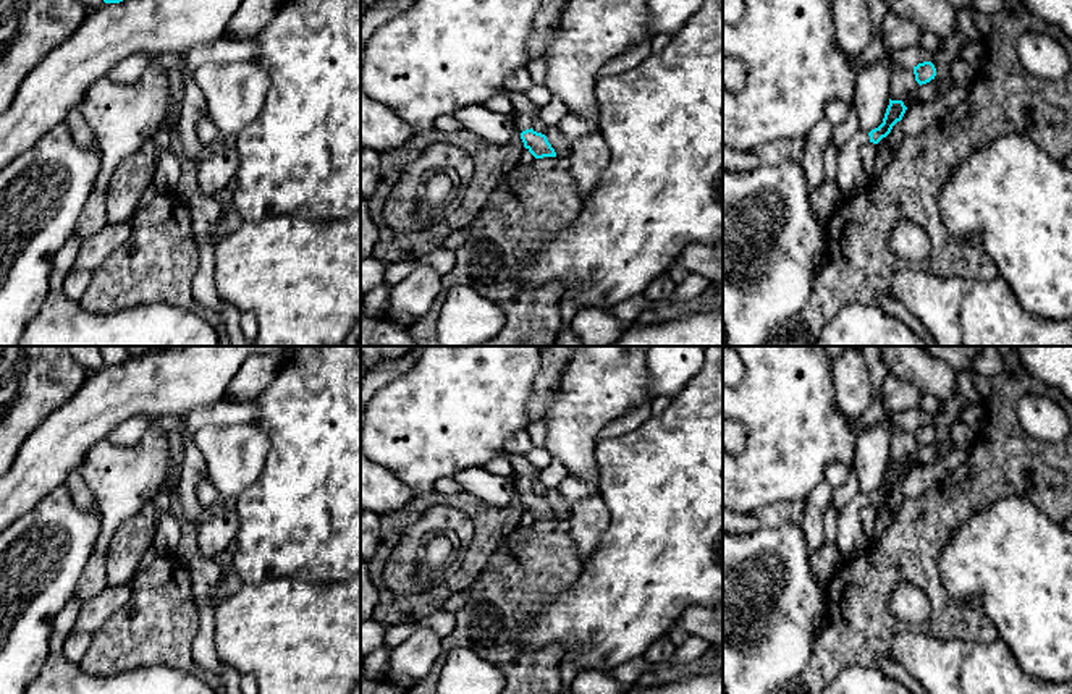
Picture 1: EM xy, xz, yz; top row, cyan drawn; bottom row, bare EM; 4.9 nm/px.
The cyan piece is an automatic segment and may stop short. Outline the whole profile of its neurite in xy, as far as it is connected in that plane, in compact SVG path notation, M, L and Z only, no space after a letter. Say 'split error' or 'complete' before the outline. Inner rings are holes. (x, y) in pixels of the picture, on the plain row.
complete | M100 346L100 353L105 366L120 366L131 358L125 346Z

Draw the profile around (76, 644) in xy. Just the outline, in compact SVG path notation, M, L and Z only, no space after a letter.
M73 631L65 641L65 647L61 654L66 660L73 663L79 663L79 660L86 655L91 645L91 634Z

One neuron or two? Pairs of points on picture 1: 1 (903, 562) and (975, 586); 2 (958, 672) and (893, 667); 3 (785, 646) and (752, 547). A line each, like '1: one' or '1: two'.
1: two
2: two
3: one

